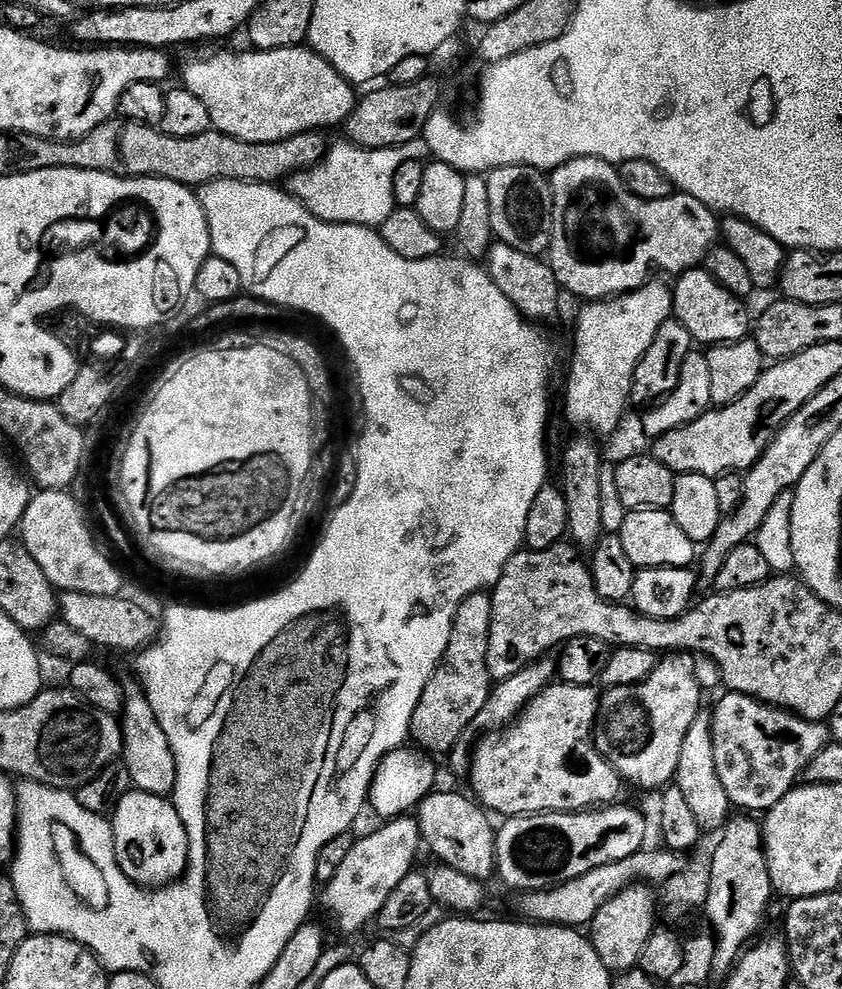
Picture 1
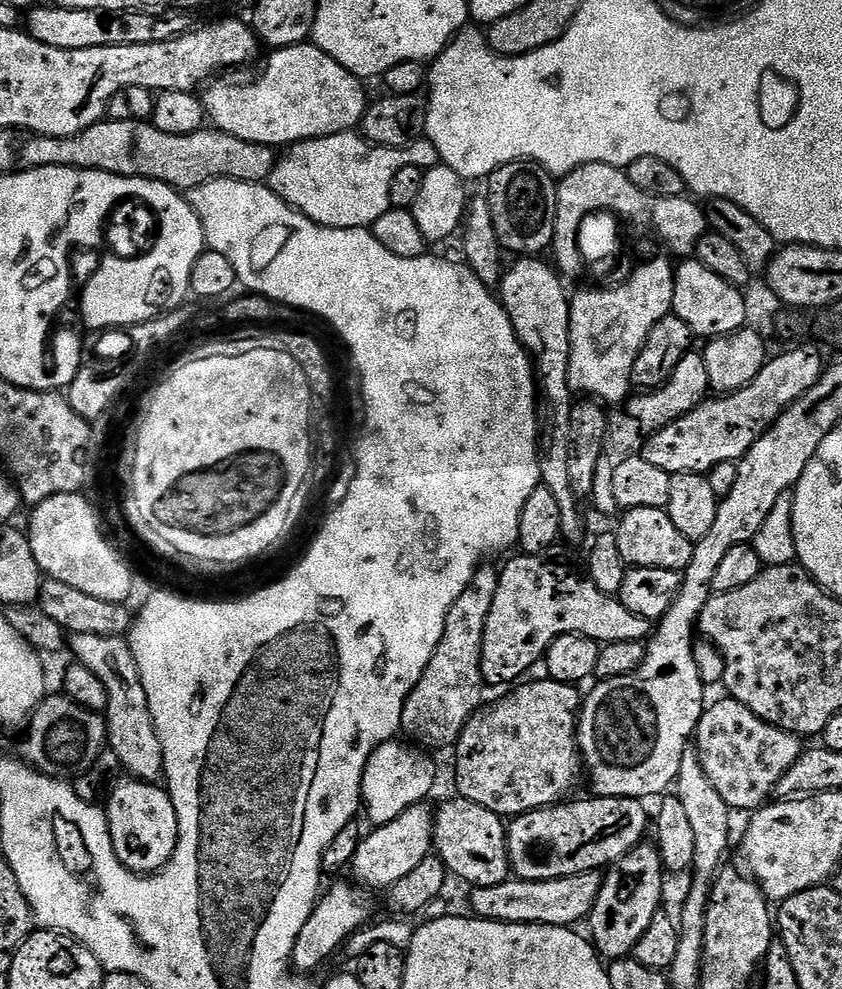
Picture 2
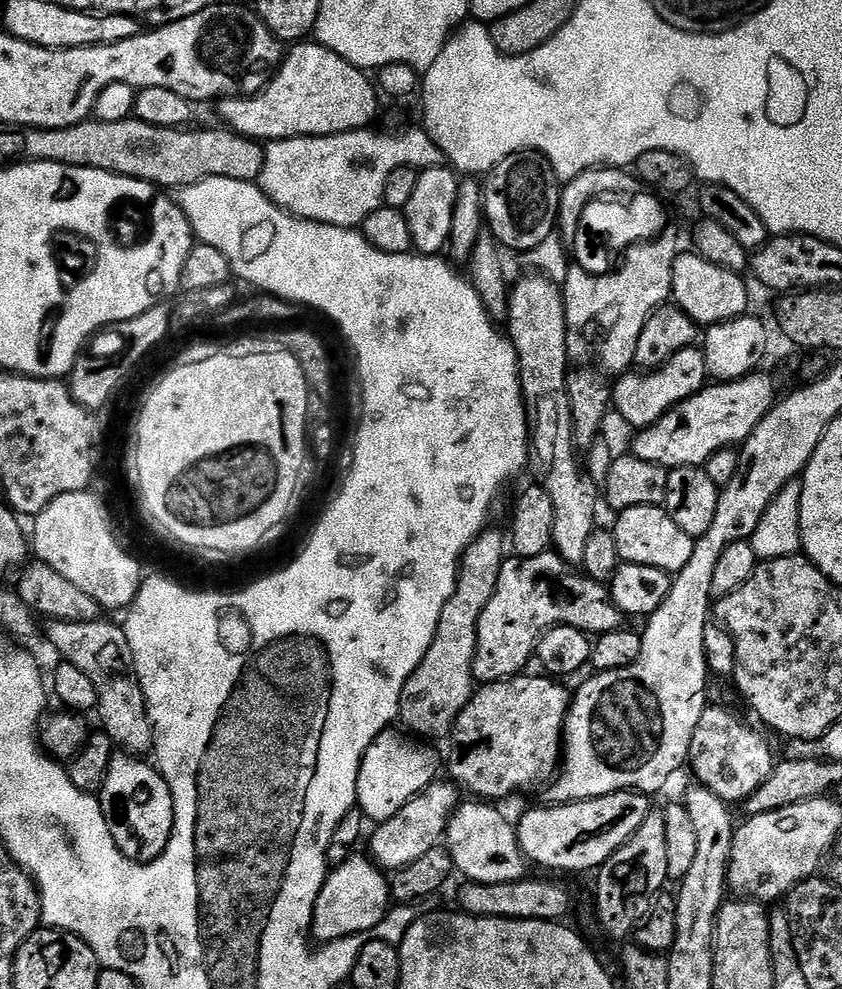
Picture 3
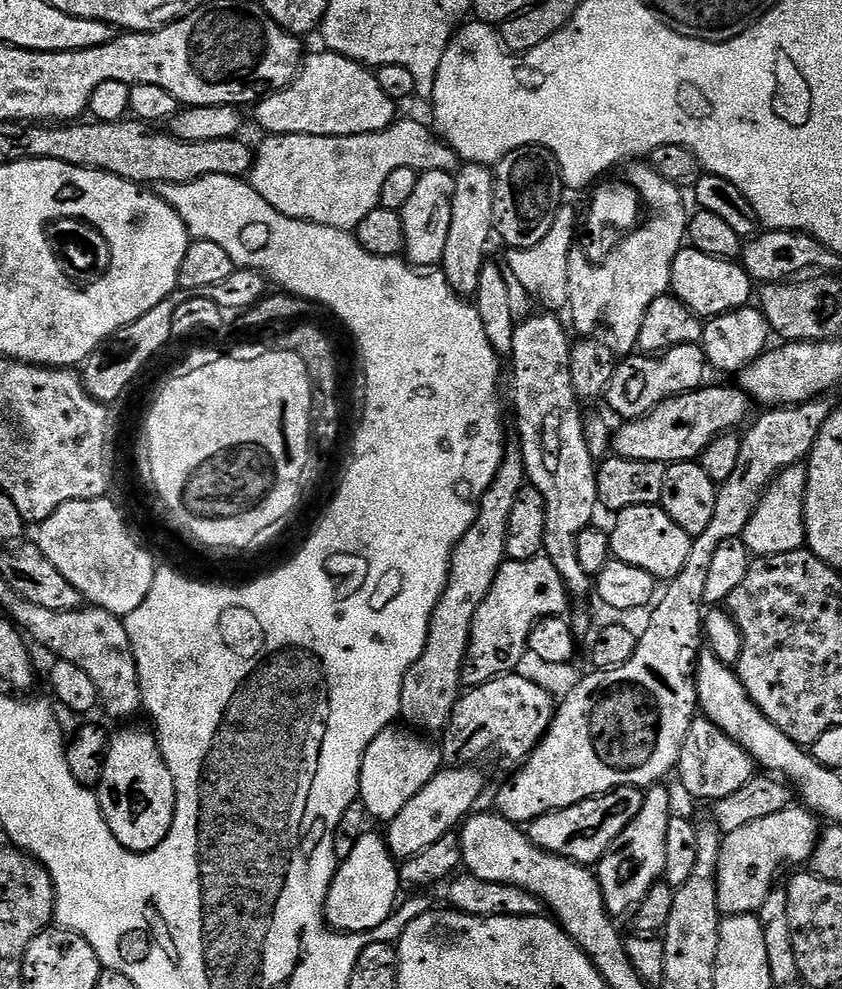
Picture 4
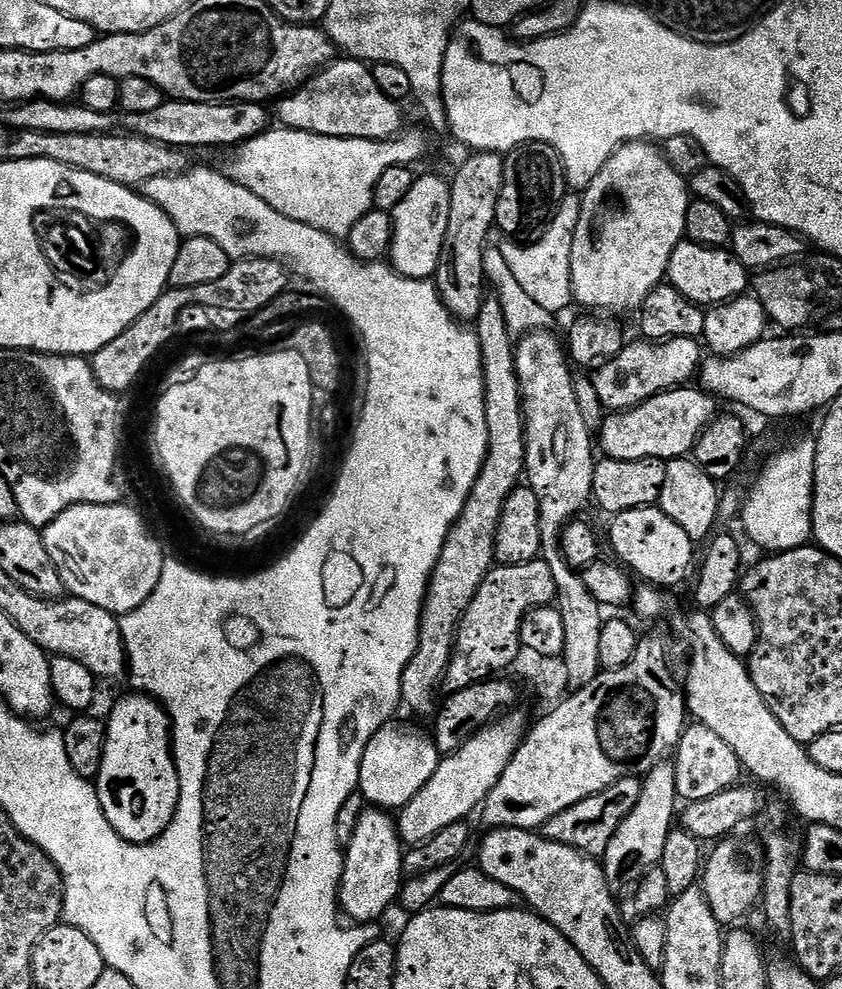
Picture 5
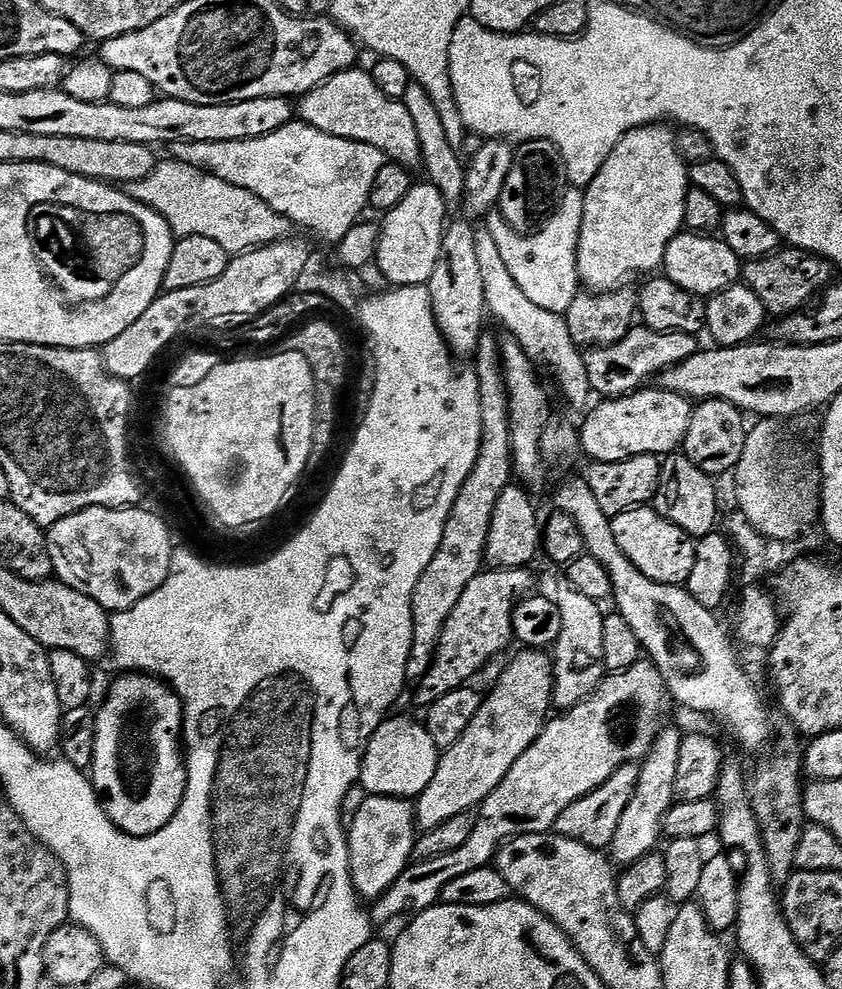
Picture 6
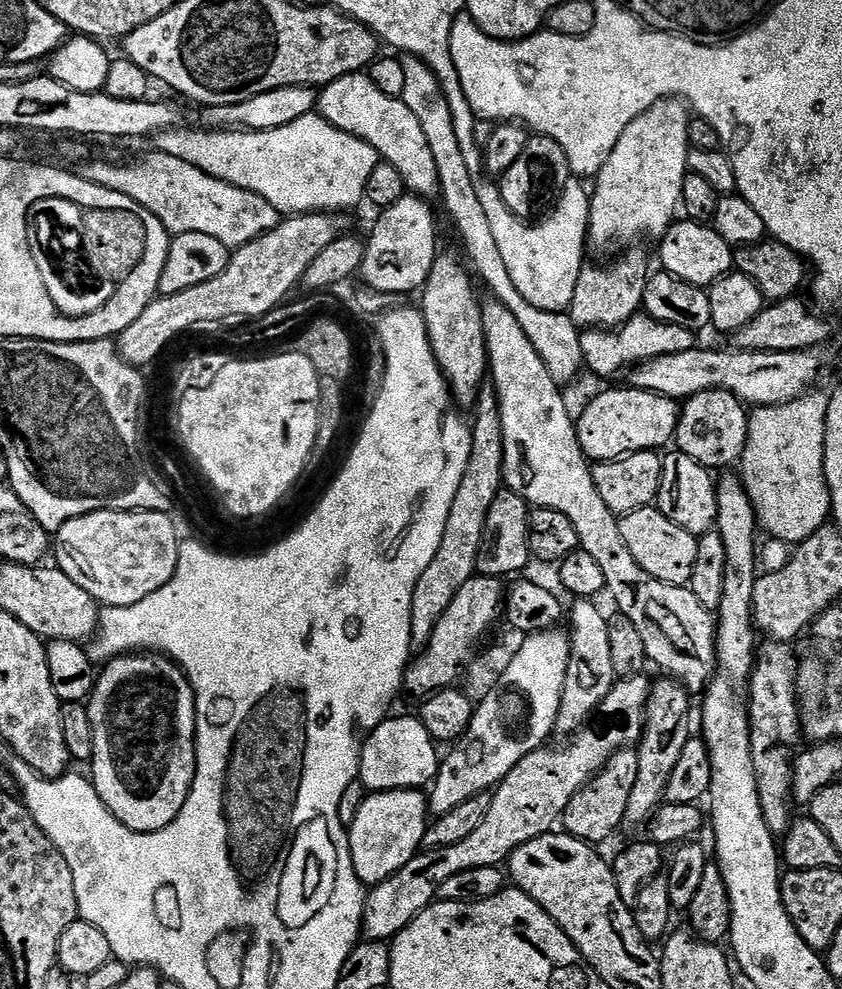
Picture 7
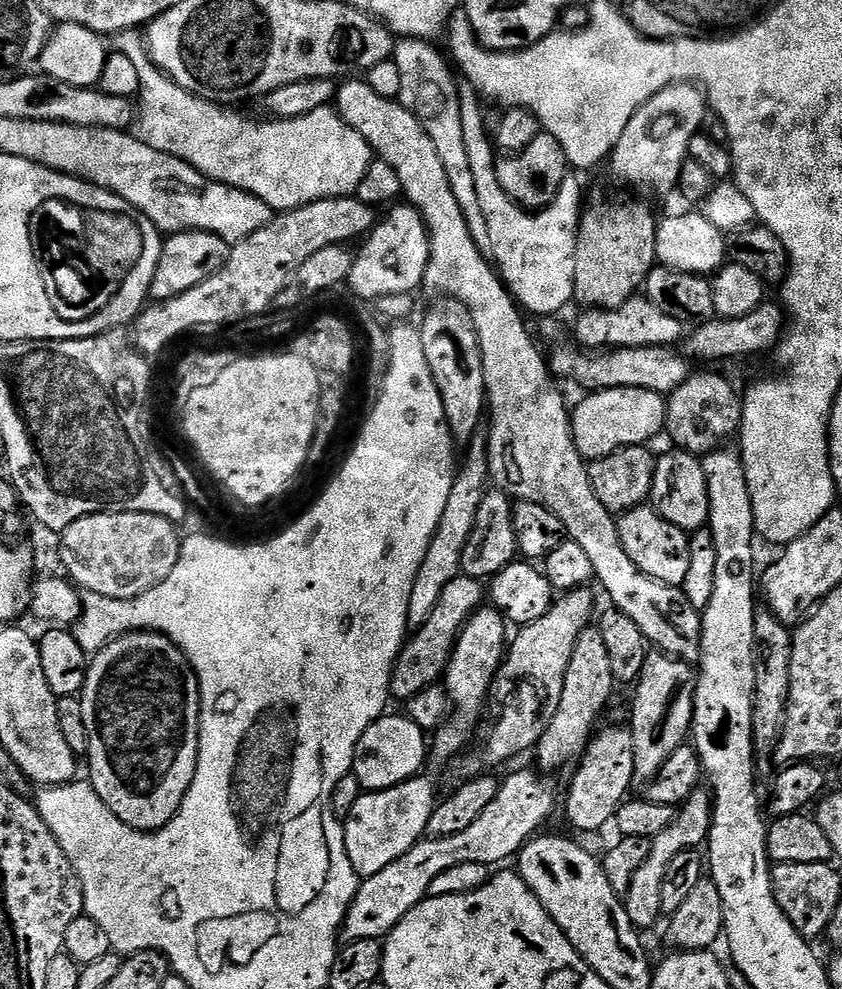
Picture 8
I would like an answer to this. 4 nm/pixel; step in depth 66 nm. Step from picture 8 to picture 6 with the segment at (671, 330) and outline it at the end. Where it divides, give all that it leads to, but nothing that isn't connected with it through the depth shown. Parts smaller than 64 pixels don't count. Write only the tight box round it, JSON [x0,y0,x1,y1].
[583,326,701,398]

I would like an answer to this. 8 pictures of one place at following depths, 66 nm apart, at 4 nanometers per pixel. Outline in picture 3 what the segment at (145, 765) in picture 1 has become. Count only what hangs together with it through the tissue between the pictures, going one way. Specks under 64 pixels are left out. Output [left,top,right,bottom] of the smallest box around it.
[47,618,154,754]

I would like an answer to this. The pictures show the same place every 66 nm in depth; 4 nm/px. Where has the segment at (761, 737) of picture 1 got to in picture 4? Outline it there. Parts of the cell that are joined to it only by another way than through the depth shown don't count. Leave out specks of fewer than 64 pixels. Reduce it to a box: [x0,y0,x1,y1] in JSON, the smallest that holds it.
[675,714,758,802]

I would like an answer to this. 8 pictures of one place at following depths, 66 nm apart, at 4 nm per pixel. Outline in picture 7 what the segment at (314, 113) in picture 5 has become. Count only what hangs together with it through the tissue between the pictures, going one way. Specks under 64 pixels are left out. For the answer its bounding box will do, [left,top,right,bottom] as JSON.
[318,72,441,198]

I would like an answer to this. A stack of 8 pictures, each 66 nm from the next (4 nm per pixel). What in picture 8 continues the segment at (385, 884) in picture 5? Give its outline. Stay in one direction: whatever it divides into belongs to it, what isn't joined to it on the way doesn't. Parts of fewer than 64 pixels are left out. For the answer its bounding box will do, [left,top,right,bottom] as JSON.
[343,774,437,876]

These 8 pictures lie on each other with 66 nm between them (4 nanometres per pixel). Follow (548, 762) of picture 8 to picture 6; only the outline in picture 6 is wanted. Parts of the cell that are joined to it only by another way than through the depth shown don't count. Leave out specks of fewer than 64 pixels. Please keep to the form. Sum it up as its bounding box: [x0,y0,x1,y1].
[552,578,606,709]

